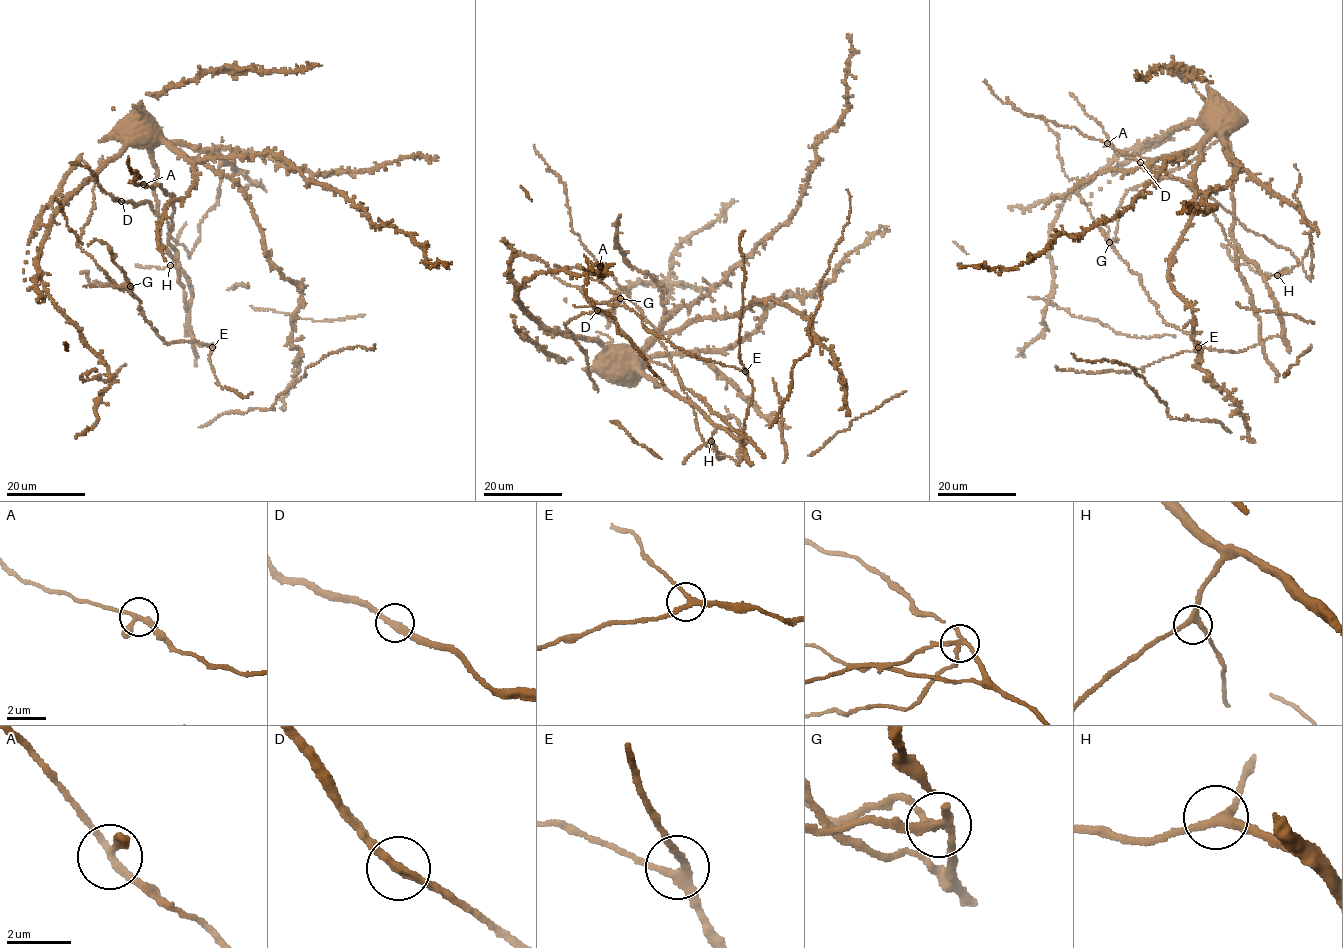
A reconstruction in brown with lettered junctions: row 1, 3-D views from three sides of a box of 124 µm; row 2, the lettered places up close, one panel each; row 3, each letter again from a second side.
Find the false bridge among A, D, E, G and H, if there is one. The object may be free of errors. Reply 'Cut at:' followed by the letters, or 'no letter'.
Cut at: G

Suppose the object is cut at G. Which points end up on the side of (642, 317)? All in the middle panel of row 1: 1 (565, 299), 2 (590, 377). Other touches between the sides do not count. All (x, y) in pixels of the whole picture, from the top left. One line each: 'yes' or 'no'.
1: yes
2: no

